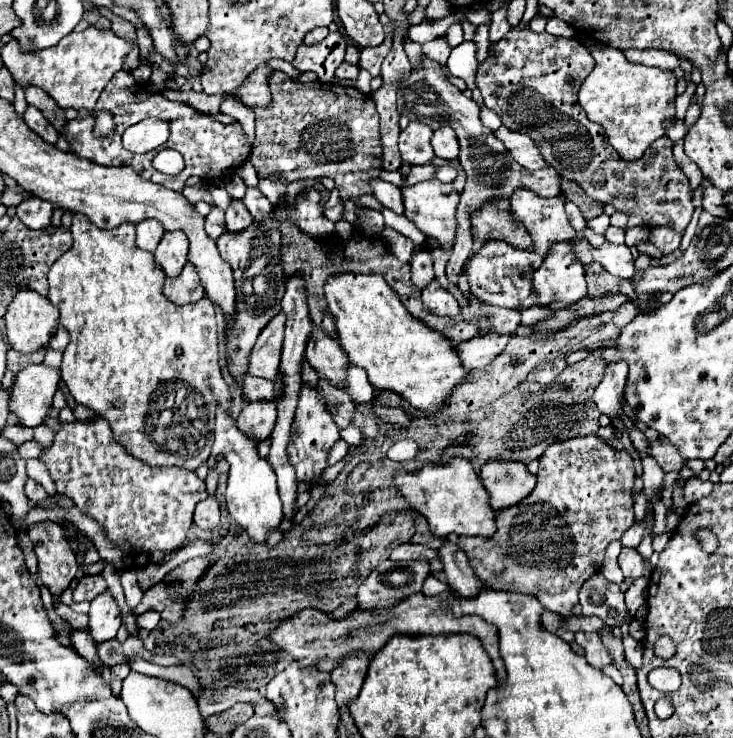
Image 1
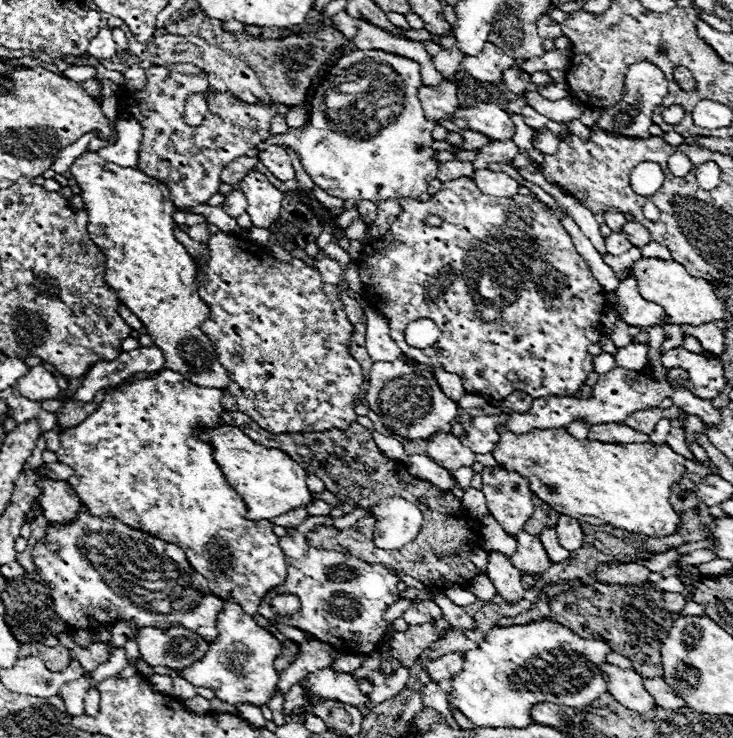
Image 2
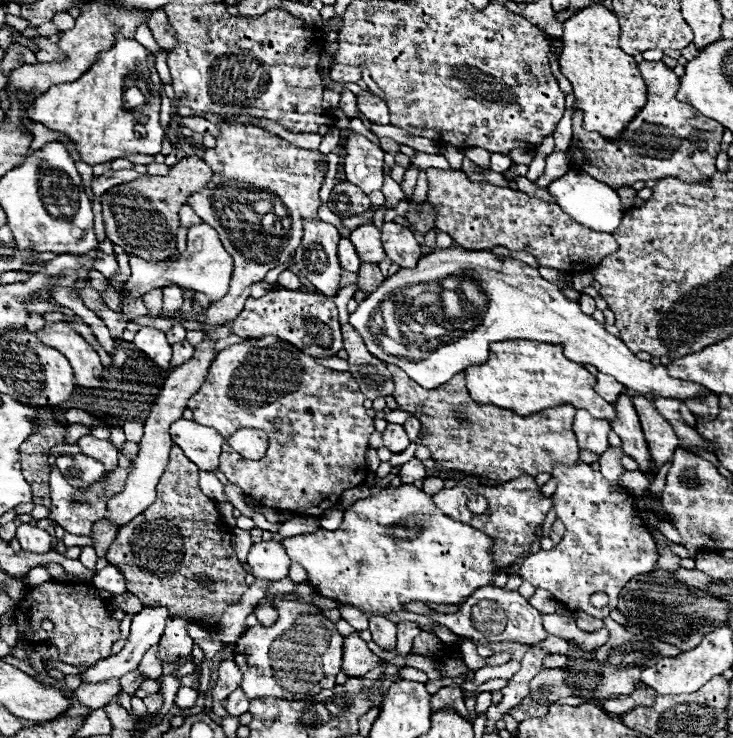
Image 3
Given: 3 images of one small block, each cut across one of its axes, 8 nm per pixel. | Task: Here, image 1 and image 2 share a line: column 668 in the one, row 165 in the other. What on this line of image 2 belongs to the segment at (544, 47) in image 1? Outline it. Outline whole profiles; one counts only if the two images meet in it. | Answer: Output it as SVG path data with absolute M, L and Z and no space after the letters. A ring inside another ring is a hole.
M164 66L146 70L146 78L148 84L142 92L128 92L122 90L120 92L120 104L122 110L132 112L136 116L136 120L142 126L142 148L140 148L140 170L146 176L152 176L156 180L168 182L168 188L172 192L172 202L176 204L178 210L186 210L198 204L204 204L210 196L214 196L218 192L220 186L220 174L222 170L234 162L236 158L244 156L246 150L250 148L258 148L260 142L266 142L270 138L270 120L276 116L276 112L272 112L272 102L256 102L256 104L246 104L240 98L228 94L228 92L216 92L216 94L206 94L206 102L208 102L208 116L204 118L204 122L200 126L186 126L182 120L184 114L184 102L192 92L204 92L208 90L208 76L202 74L174 74Z

